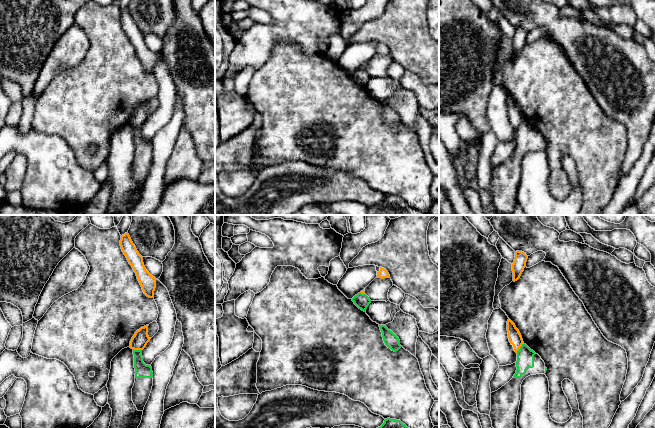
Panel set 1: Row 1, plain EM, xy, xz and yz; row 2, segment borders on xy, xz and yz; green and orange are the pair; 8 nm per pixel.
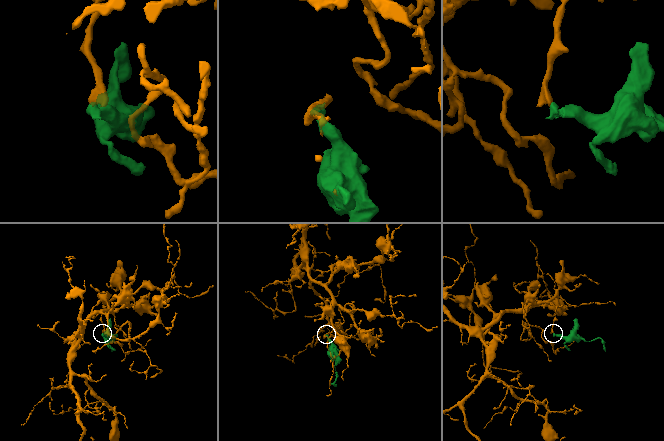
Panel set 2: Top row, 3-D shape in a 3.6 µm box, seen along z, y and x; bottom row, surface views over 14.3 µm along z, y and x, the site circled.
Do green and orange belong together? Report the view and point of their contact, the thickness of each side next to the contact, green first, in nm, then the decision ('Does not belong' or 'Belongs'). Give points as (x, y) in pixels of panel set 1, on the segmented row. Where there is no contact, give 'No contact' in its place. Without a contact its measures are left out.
Touches green at yz (520, 348). Thickness 140 nm (green) against 110 nm. Does not belong

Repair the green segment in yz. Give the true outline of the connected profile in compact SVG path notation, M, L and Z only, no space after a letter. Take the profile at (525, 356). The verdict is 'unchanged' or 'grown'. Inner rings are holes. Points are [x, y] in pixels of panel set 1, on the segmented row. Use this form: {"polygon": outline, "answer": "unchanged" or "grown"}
{"polygon": "M522 344L517 351L516 367L513 378L491 393L490 418L493 428L517 428L523 380L530 375L545 374L547 371L541 357L526 344Z", "answer": "grown"}

